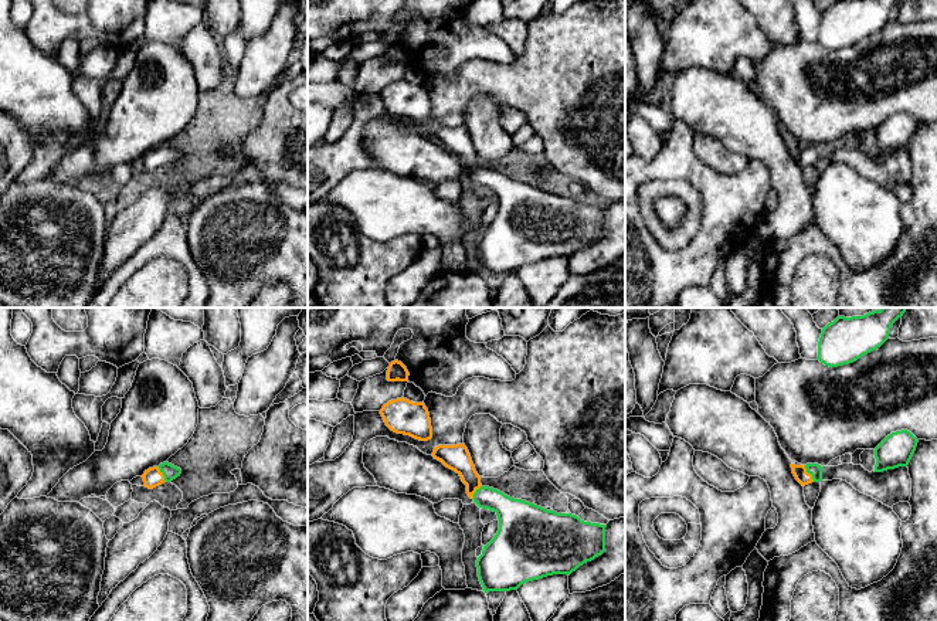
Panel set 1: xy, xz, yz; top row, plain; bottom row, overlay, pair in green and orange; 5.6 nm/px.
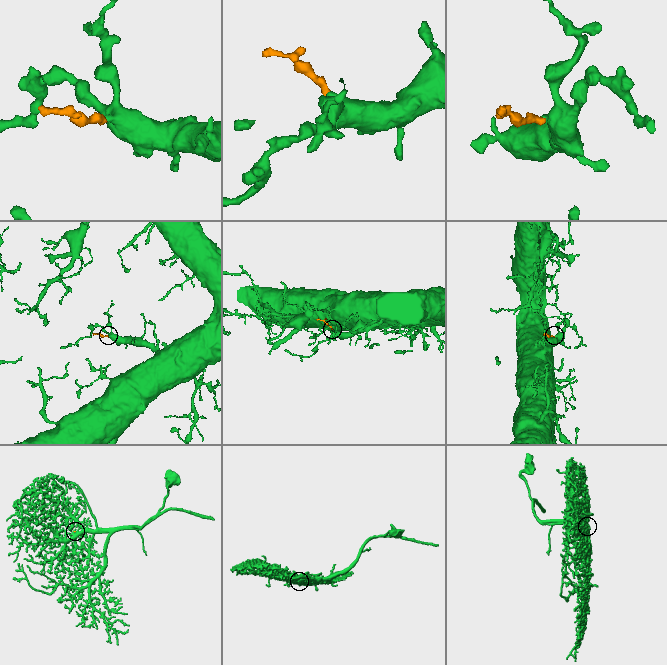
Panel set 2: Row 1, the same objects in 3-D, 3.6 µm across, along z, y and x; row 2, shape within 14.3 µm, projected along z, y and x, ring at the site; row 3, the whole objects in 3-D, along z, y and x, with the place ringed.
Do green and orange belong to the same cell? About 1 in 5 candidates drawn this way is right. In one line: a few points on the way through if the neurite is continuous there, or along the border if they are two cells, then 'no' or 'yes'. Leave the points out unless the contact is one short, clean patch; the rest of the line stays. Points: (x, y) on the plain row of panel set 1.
runs through yz (815, 152), (810, 155), (800, 153); yes

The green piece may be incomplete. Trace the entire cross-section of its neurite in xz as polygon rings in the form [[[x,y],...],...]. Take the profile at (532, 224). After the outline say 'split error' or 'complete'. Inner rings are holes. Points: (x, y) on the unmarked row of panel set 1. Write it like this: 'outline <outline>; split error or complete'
outline [[[465,126],[438,128],[432,139],[455,153],[466,167],[468,179],[482,191],[493,193],[499,213],[483,228],[476,242],[478,259],[485,275],[517,272],[522,267],[553,257],[570,258],[580,248],[605,234],[607,207],[584,204],[571,196],[557,196],[534,186],[515,181],[503,174],[483,169]]]; split error

